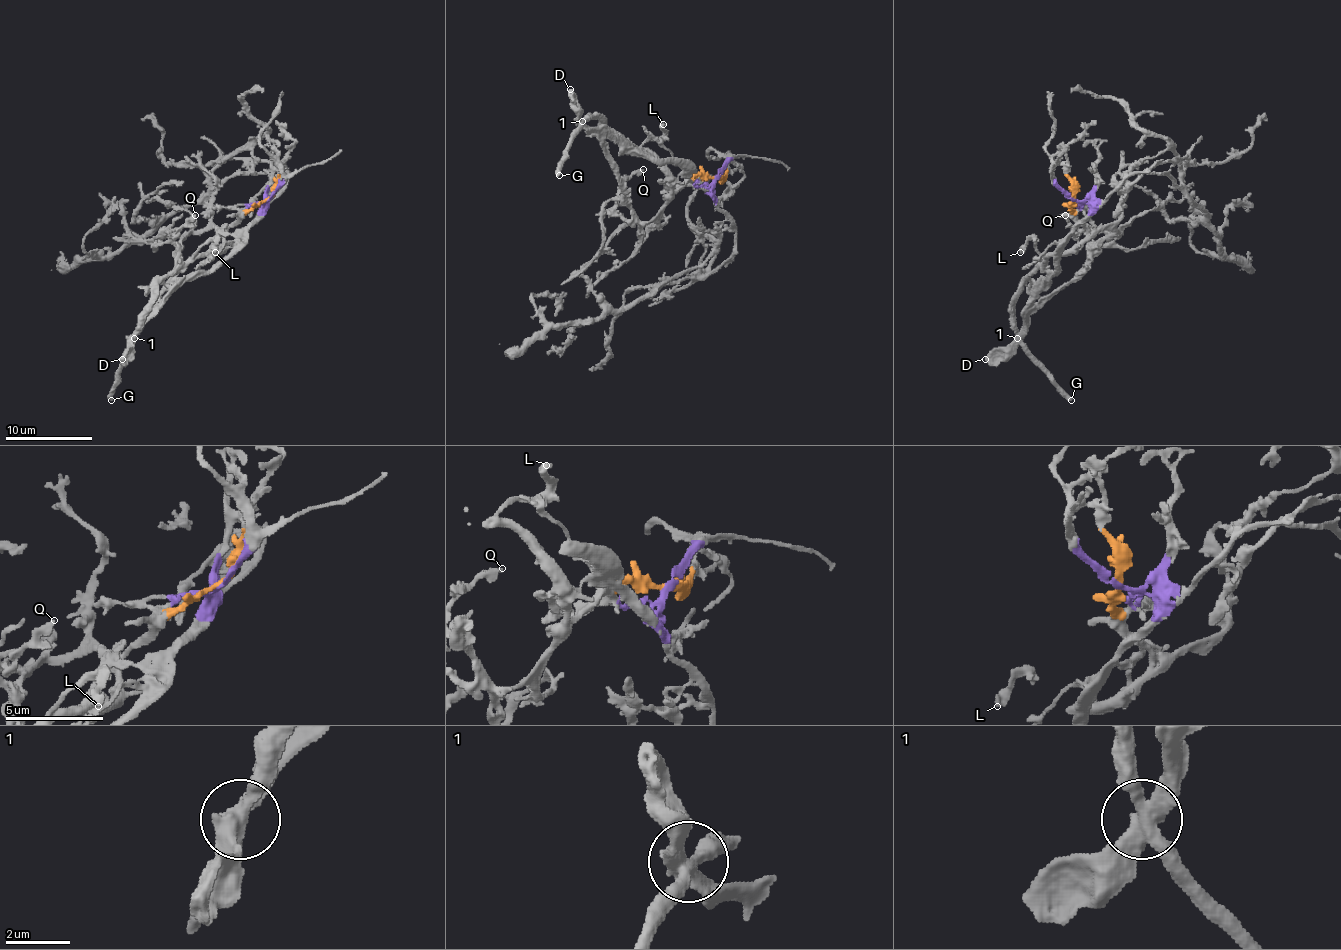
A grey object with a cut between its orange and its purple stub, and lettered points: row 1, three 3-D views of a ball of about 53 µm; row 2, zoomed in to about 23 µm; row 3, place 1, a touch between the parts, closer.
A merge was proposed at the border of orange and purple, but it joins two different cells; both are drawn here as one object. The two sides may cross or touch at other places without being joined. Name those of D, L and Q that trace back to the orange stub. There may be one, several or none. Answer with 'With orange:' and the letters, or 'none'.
With orange: L

